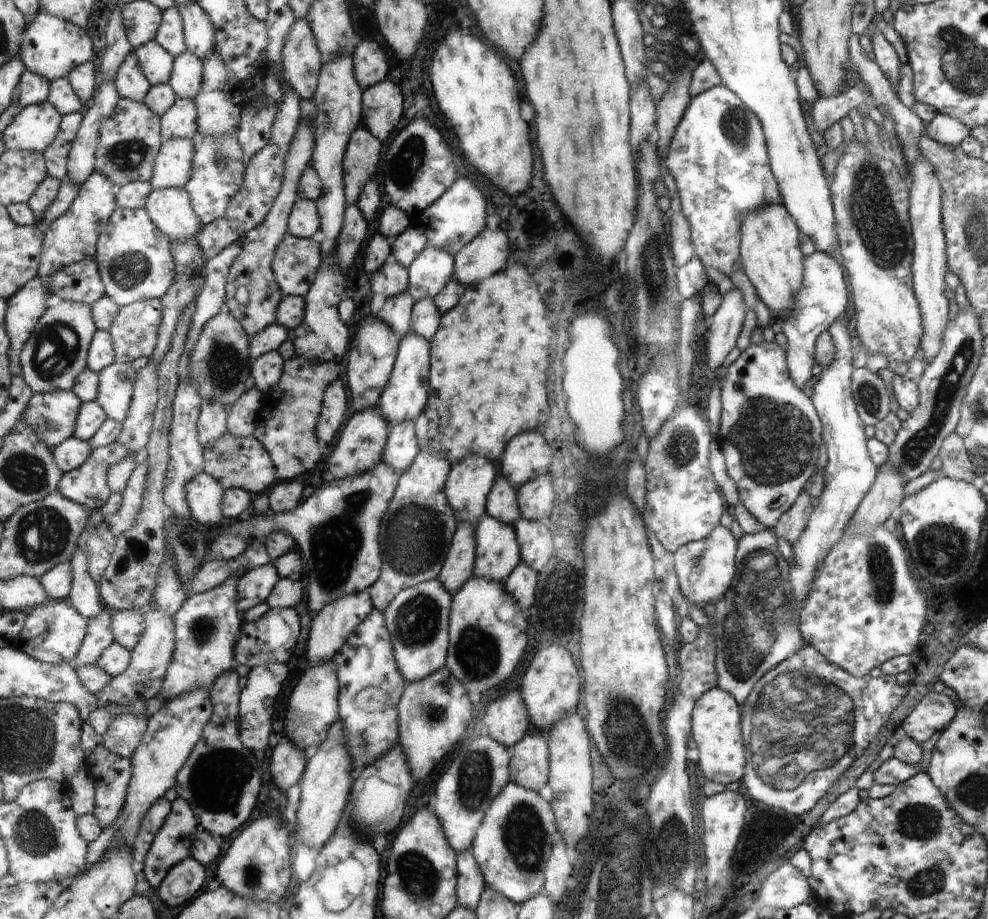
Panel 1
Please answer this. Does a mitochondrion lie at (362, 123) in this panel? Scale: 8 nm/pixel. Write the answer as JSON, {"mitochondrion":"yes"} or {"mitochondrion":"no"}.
{"mitochondrion":"no"}

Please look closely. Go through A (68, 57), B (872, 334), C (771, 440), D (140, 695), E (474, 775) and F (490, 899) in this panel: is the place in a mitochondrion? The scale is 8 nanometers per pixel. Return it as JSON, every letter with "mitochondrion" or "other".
{"A":"other","B":"other","C":"mitochondrion","D":"other","E":"mitochondrion","F":"other"}

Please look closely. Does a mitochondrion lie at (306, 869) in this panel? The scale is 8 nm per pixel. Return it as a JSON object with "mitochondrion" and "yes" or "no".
{"mitochondrion":"no"}

